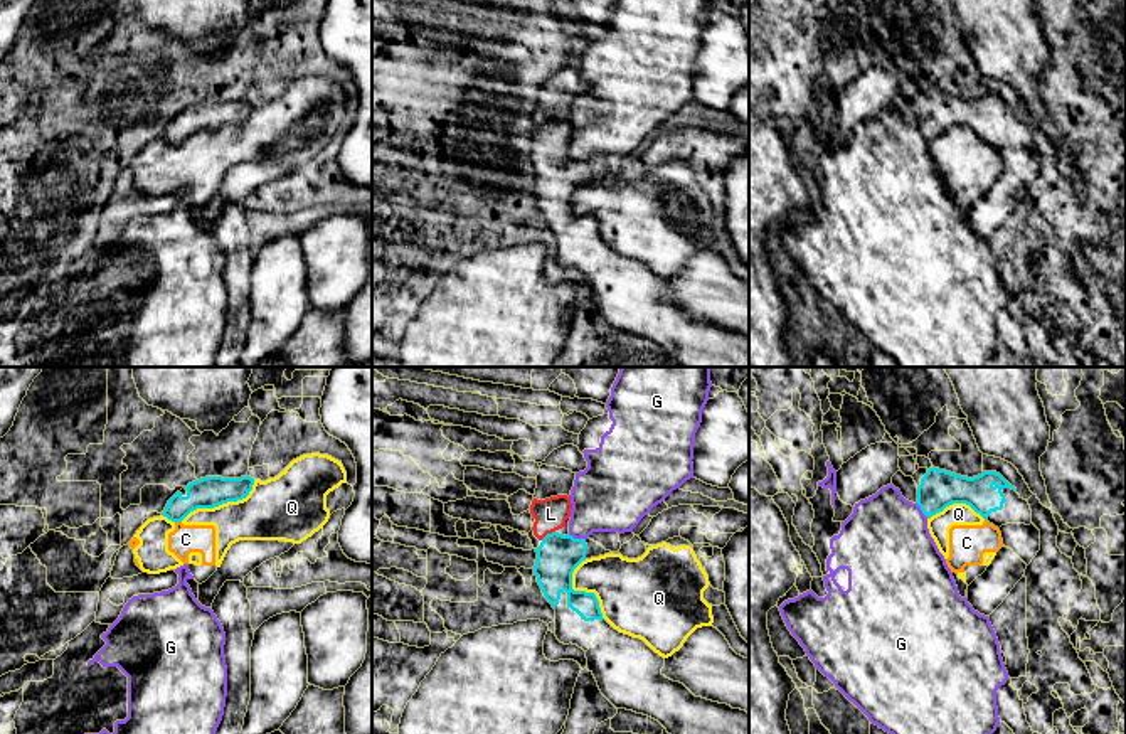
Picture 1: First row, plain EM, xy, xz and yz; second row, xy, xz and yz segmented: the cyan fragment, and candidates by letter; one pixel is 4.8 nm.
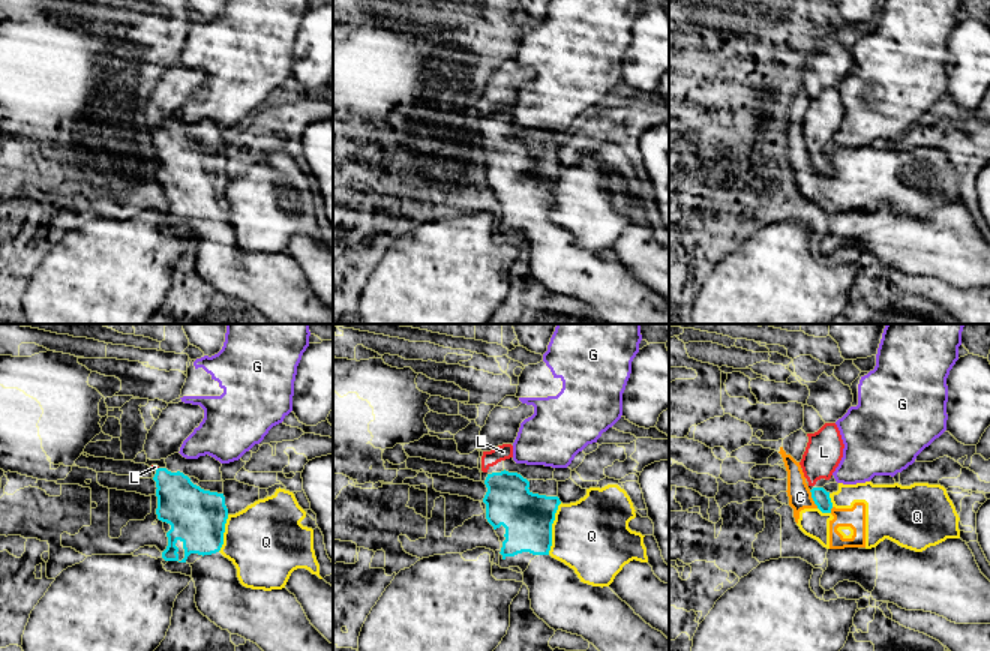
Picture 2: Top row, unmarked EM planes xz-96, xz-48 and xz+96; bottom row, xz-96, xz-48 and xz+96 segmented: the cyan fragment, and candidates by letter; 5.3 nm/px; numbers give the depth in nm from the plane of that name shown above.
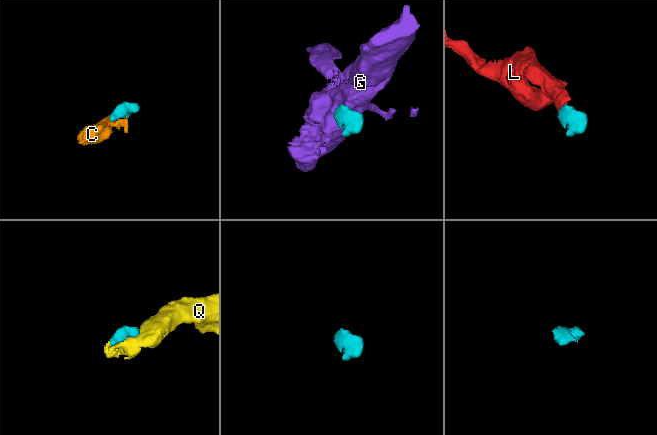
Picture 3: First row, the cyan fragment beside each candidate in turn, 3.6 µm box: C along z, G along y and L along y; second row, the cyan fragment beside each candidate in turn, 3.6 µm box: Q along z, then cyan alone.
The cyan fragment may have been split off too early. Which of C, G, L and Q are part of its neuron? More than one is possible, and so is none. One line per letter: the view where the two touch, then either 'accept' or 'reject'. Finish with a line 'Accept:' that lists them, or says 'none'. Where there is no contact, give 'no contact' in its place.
C: meets cyan in xy; reject
G: meets cyan in xz; reject
L: meets cyan in xz; accept
Q: meets cyan in xy; reject
Accept: L

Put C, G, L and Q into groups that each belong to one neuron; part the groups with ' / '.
C Q / G / L

